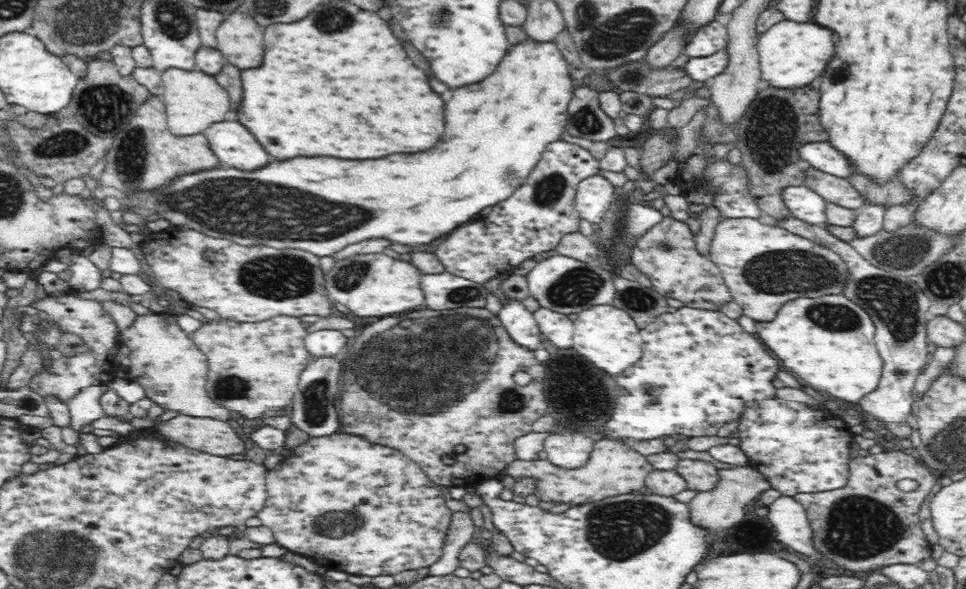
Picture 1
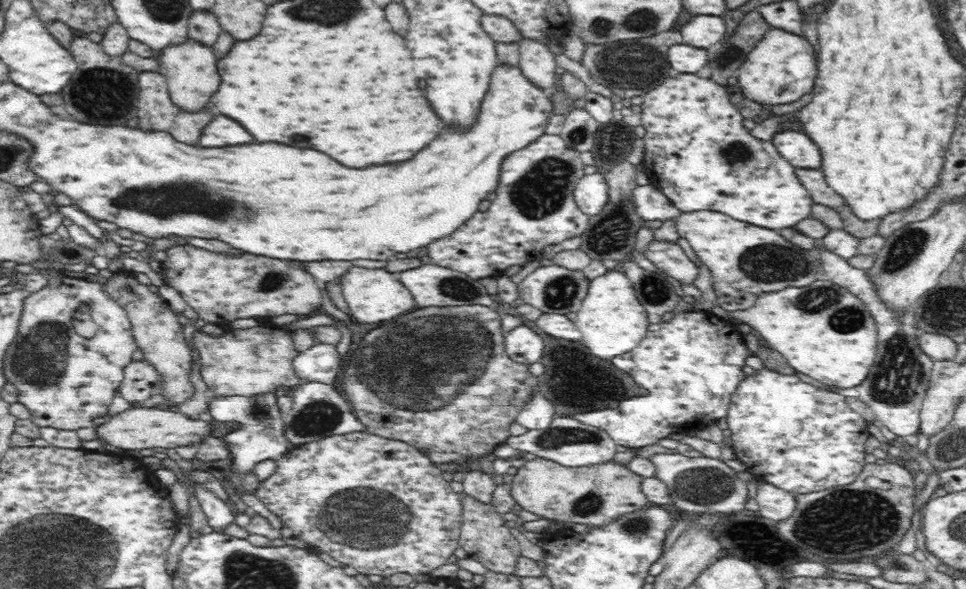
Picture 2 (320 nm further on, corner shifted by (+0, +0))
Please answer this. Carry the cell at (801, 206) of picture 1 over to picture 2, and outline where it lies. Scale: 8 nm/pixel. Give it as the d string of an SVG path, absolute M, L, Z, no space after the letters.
M677 73L674 76L668 76L662 80L662 84L658 84L657 87L652 88L645 92L643 96L643 102L641 104L641 125L646 129L643 140L645 142L645 151L641 165L645 170L645 173L649 176L650 184L657 186L669 202L678 208L681 212L693 212L693 211L713 211L721 213L722 215L730 216L731 219L740 220L747 224L754 224L754 227L768 228L772 231L778 231L784 228L794 227L796 224L801 223L802 220L810 217L813 201L809 192L806 190L805 185L798 180L797 173L795 172L795 166L791 165L774 146L772 140L760 140L755 136L752 136L751 130L744 127L744 118L742 113L734 108L734 105L728 99L727 87L716 83L711 78L703 78L696 73L683 75Z

